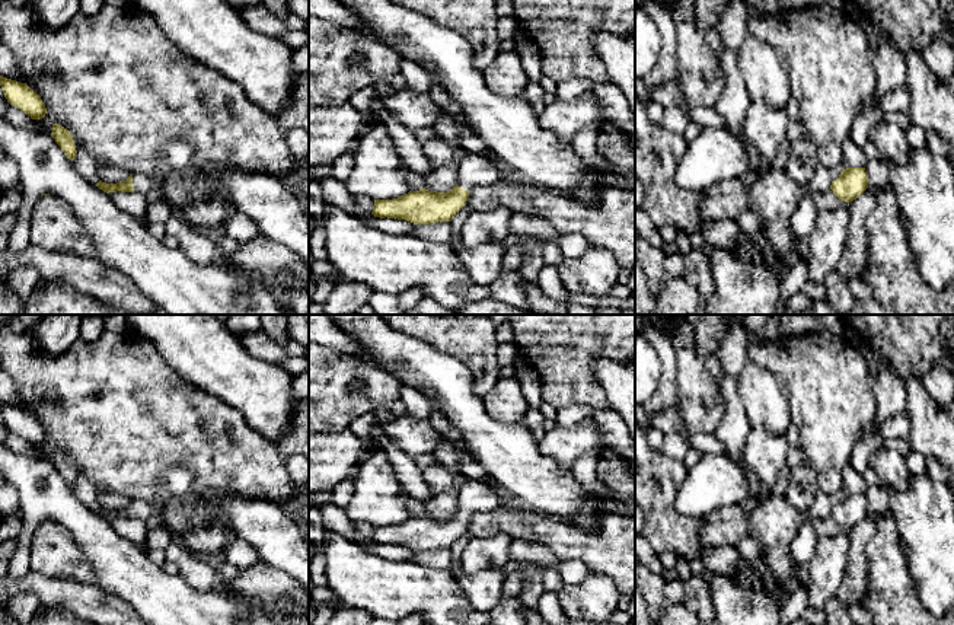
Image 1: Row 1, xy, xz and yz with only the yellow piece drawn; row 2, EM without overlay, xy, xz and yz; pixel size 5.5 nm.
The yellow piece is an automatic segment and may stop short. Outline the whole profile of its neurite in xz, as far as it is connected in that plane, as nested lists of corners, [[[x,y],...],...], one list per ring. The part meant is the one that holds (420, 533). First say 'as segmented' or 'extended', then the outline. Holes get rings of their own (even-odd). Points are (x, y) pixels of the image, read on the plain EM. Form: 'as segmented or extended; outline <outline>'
extended; outline [[[468,479],[457,491],[457,510],[447,519],[409,517],[393,526],[374,526],[371,541],[380,545],[406,546],[414,551],[452,548],[466,532],[469,517],[475,513],[504,507],[504,494],[488,482]]]

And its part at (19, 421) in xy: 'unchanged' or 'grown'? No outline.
unchanged

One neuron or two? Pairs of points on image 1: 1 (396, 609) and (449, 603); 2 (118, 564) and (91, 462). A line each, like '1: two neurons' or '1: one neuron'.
1: one neuron
2: two neurons

